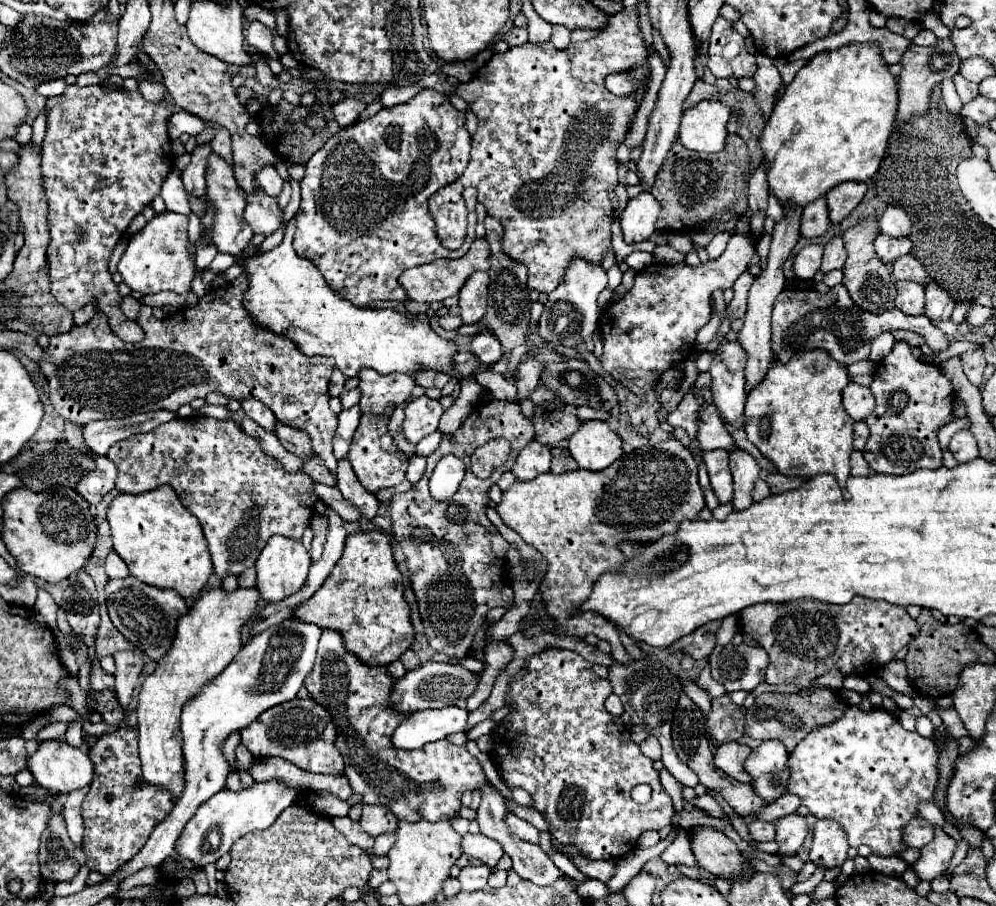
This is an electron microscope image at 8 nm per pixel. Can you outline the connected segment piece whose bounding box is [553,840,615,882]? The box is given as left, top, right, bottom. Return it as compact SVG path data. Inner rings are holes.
M553 840L553 850L559 852L559 854L565 854L583 874L591 876L591 878L597 878L601 882L607 882L613 874L615 874L615 864L613 862L595 862L595 860L587 860L585 856L581 856L573 846L563 846L559 842Z

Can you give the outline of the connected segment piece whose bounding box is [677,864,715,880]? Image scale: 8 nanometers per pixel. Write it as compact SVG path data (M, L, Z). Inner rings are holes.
M679 864L677 868L679 868L679 872L681 872L681 874L689 876L689 878L709 878L709 880L713 880L713 878L715 878L715 874L711 874L711 872L705 872L701 866L689 868L689 866L683 866L683 864Z

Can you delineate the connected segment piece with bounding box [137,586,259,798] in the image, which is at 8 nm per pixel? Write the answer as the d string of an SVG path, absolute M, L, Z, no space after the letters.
M213 588L201 594L185 616L177 620L177 634L157 668L145 678L139 688L137 704L137 728L139 728L139 754L143 778L149 784L163 786L173 792L175 798L181 796L185 788L183 772L183 736L181 736L181 706L193 696L205 682L211 682L241 650L241 628L257 612L259 590L239 588L235 592L225 592L223 588Z

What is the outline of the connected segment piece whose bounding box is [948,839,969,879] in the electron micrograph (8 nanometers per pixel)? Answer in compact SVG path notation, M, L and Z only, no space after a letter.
M964 839L957 842L957 847L953 854L953 858L950 862L950 866L948 869L948 871L950 873L950 874L948 874L949 879L951 879L953 870L956 868L956 866L958 866L965 858L968 850L969 850L969 845Z

